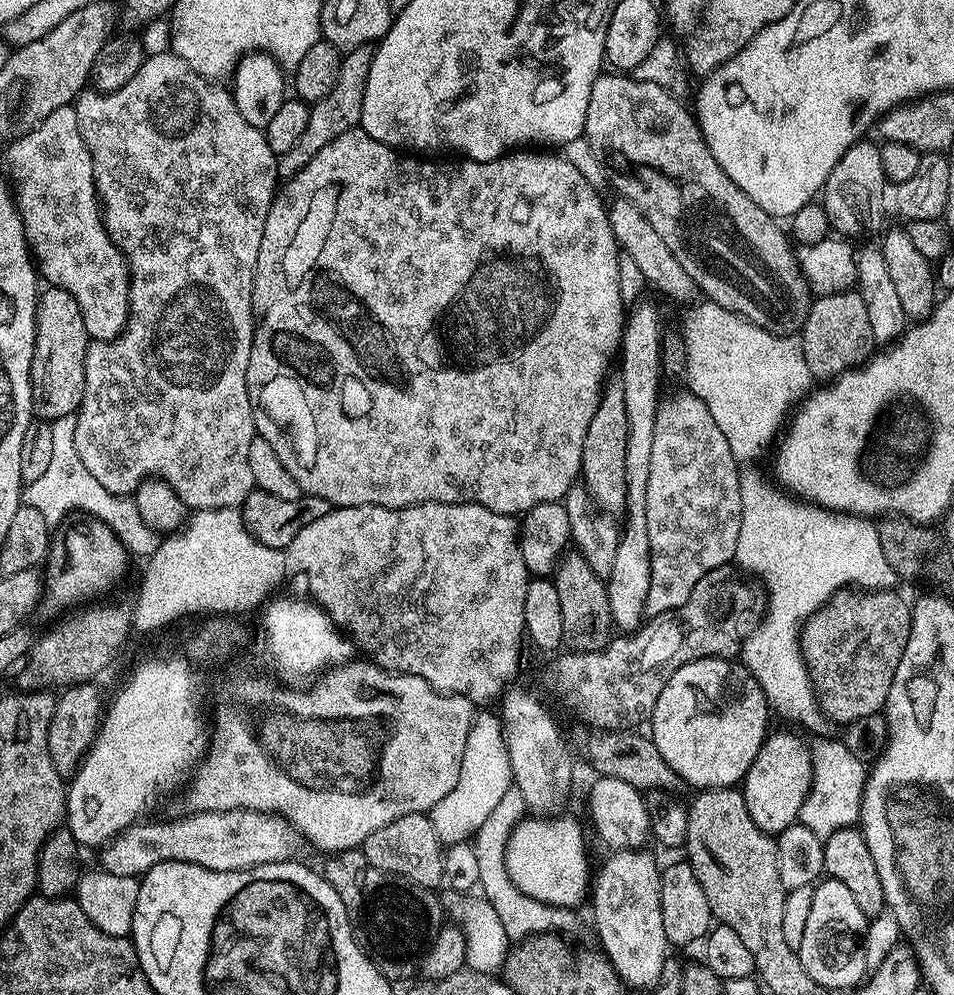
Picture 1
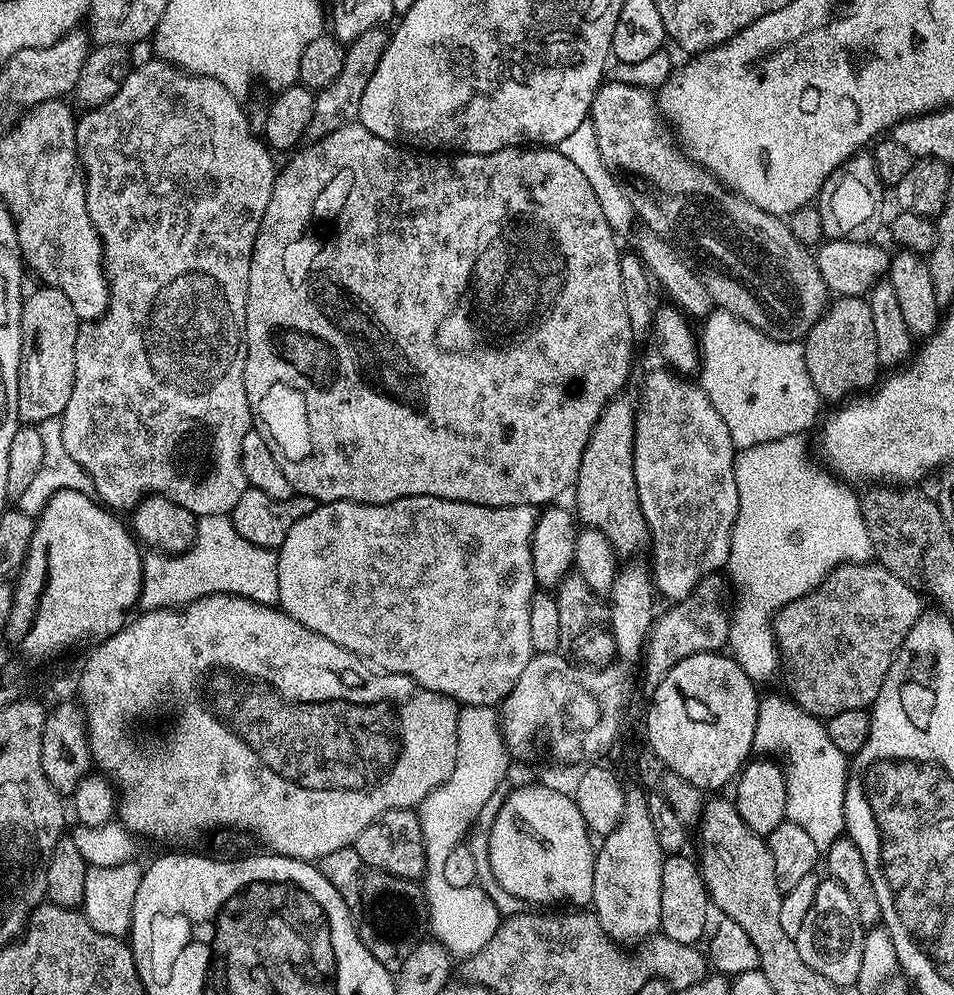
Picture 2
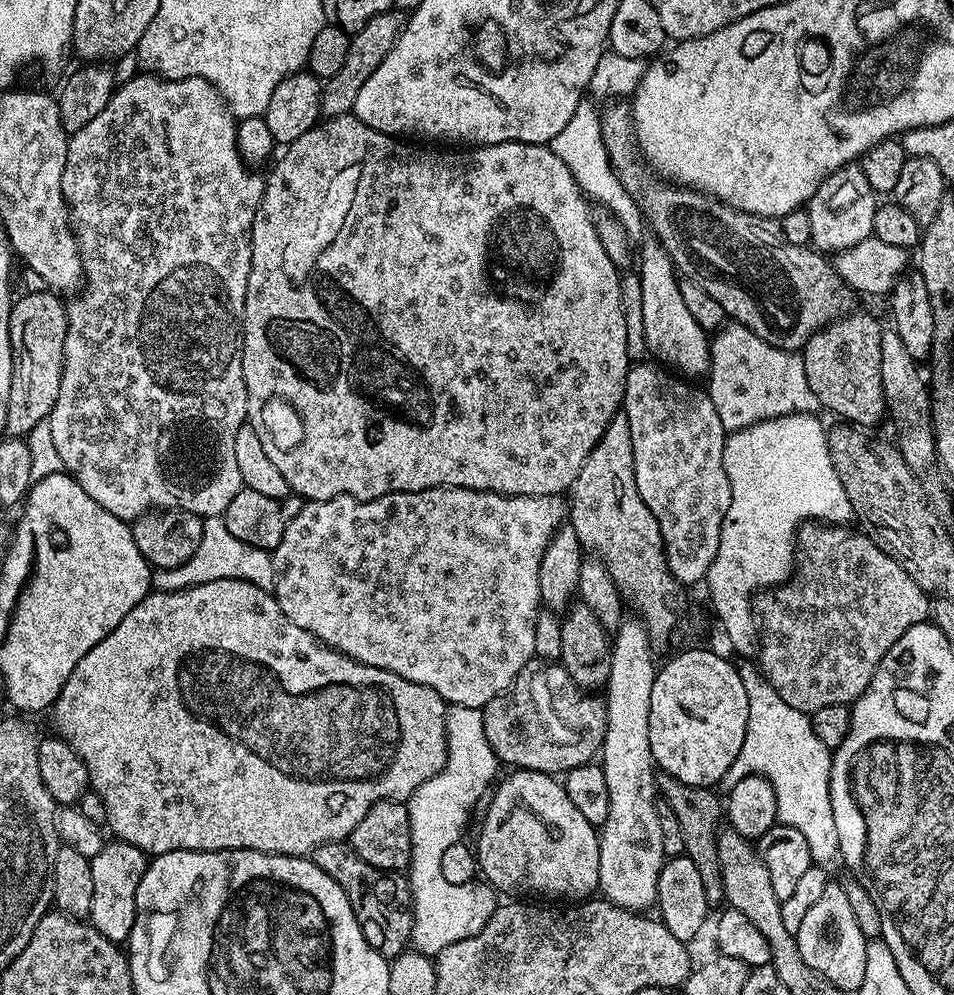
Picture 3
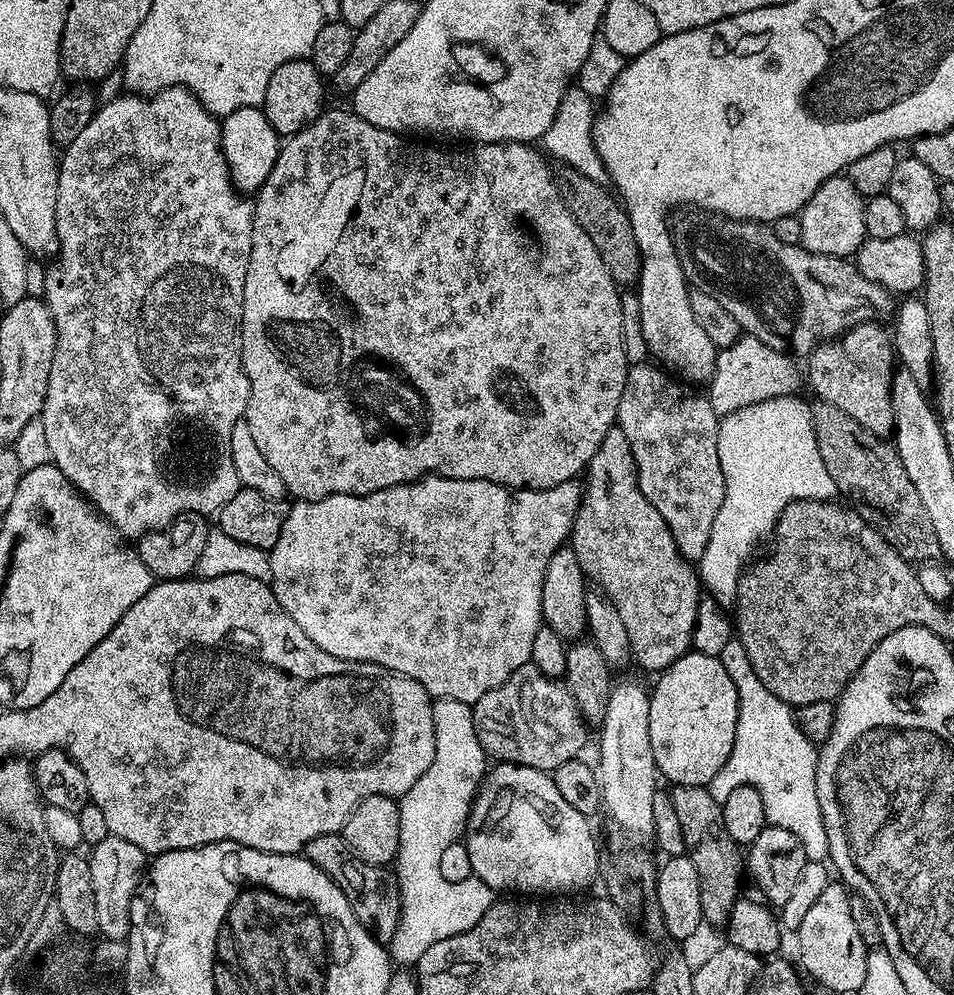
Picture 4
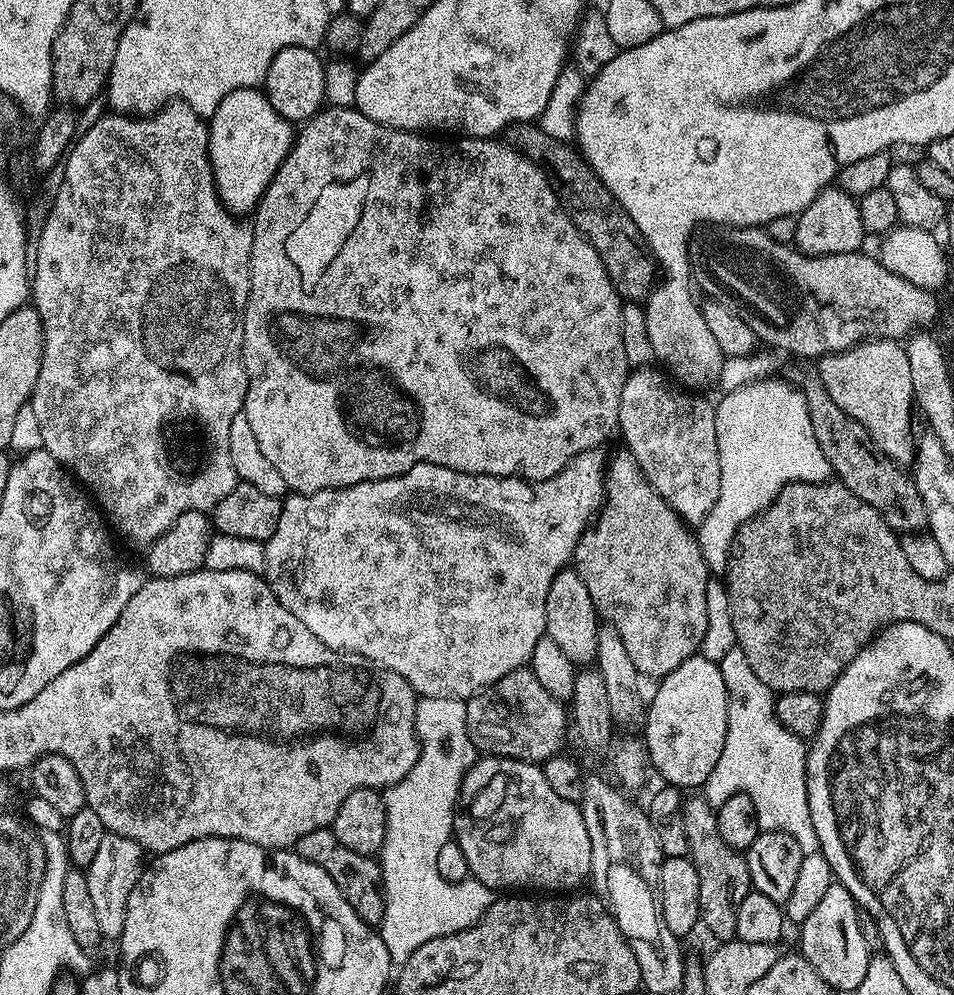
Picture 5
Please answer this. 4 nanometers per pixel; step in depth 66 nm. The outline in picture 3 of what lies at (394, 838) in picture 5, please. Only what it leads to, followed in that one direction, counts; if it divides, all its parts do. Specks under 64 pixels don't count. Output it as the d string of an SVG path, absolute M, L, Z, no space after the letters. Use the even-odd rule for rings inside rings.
M461 704L449 707L446 714L446 750L448 753L444 768L422 782L422 786L418 786L418 790L414 790L414 794L406 801L412 847L406 875L408 884L412 887L412 900L420 900L420 890L424 890L426 878L442 878L443 852L448 847L461 843L463 836L460 835L463 834L476 803L485 799L486 793L497 779L498 761L490 742L486 742L486 726L481 709Z

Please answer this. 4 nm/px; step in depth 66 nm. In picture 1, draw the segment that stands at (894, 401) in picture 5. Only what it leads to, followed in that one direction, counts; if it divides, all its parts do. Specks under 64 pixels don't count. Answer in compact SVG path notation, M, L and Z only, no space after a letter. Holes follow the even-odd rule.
M856 290L816 296L798 339L802 354L806 354L808 374L816 382L831 382L843 372L859 368L872 359L878 348L874 333L870 331L870 314L866 314L866 302L862 302Z

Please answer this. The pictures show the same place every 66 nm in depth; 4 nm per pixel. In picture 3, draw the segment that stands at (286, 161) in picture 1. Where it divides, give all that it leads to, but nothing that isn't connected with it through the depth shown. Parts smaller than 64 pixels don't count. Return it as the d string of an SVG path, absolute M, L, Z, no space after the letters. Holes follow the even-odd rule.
M389 10L370 18L362 30L351 33L350 50L346 50L346 62L330 79L323 81L320 90L320 111L325 117L347 116L355 109L356 99L362 86L366 86L366 78L382 66L382 58L390 54L390 50L396 45L396 39L400 36L400 30L406 23L406 16L403 11Z

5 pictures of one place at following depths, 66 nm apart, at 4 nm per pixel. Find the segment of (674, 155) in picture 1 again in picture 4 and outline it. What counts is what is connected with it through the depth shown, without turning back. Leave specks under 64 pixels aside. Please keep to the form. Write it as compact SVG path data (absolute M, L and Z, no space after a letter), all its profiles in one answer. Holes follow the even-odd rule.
M680 210L675 213L670 227L685 281L692 288L710 294L710 298L718 298L718 303L729 314L734 314L734 322L738 322L747 335L766 342L766 346L779 352L804 358L818 345L841 336L849 328L884 318L880 316L893 315L893 293L878 286L878 282L870 282L855 263L843 256L814 254L799 244L778 242L778 234L774 234L767 223L731 220L728 216L703 210Z

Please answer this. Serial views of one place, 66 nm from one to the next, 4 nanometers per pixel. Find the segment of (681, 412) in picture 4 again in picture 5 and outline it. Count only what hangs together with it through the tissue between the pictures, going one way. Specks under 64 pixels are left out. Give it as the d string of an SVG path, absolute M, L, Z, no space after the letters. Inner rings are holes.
M645 366L629 371L626 378L626 386L622 386L622 402L618 402L618 432L624 435L627 451L634 454L634 458L638 462L638 466L642 470L642 474L650 482L650 486L654 486L654 490L662 497L668 505L675 510L684 523L689 526L698 526L706 518L706 514L714 506L714 502L718 502L718 490L720 489L720 463L718 462L718 434L716 433L716 409L713 401L703 400L703 395L697 394L695 391L689 390L675 382L673 382L663 371L655 372L655 367Z

